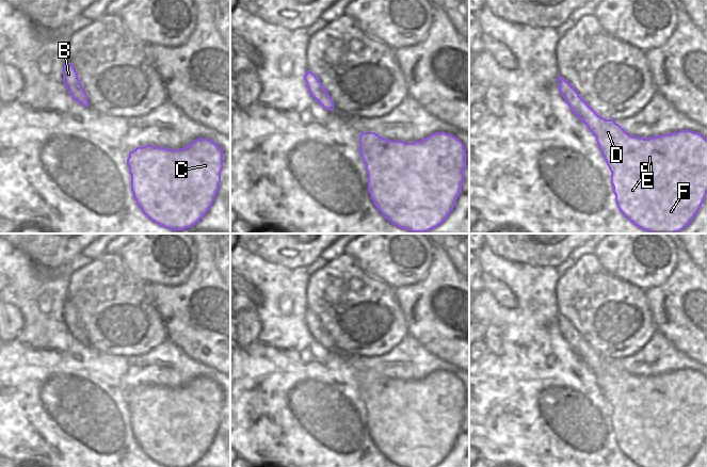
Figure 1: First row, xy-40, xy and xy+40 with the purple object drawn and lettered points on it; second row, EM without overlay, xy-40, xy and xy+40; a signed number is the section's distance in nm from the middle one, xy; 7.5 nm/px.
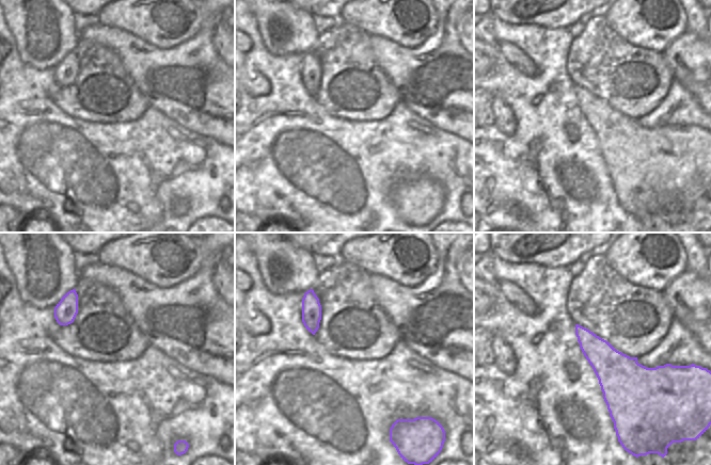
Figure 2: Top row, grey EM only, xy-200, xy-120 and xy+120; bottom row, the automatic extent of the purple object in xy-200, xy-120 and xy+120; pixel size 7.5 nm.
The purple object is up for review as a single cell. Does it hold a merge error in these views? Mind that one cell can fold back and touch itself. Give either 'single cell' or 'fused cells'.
single cell

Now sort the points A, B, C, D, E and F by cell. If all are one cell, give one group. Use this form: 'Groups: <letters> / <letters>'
Groups: A B C D E F

